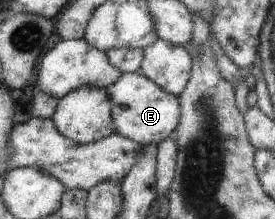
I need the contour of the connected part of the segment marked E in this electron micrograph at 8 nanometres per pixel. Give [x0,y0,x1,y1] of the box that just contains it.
[106,72,182,146]

